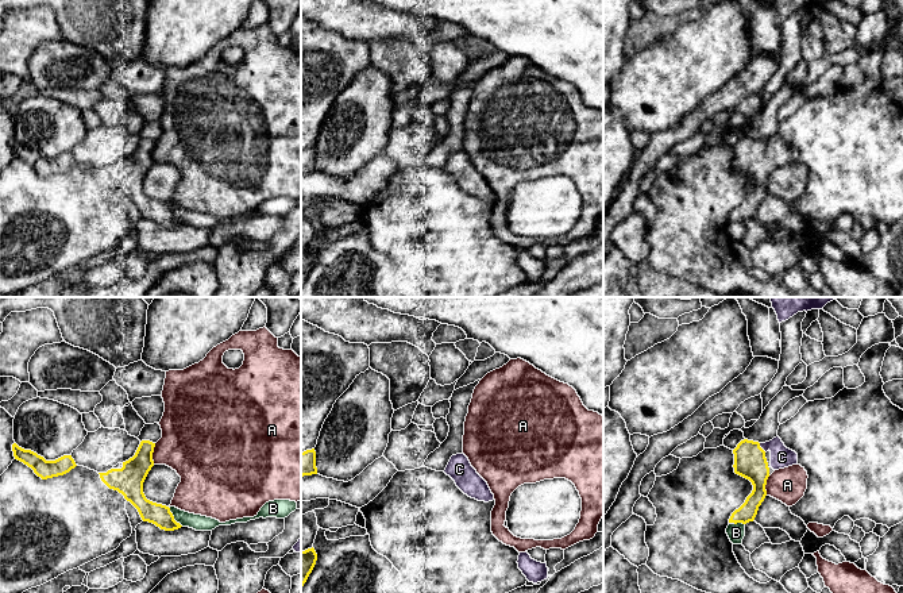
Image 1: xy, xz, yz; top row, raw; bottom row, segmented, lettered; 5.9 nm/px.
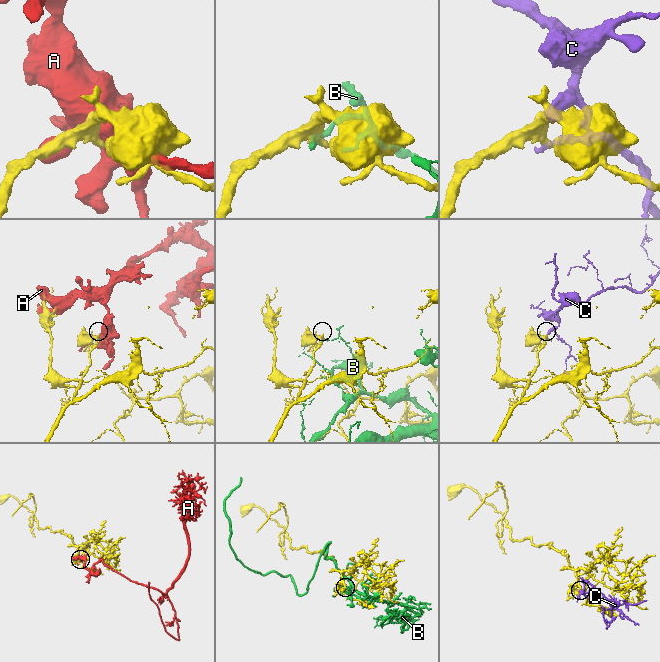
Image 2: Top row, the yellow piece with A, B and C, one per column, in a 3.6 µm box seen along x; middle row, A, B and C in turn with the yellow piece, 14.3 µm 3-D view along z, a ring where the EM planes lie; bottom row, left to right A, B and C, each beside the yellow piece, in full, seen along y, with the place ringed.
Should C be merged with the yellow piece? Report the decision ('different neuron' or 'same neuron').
same neuron

